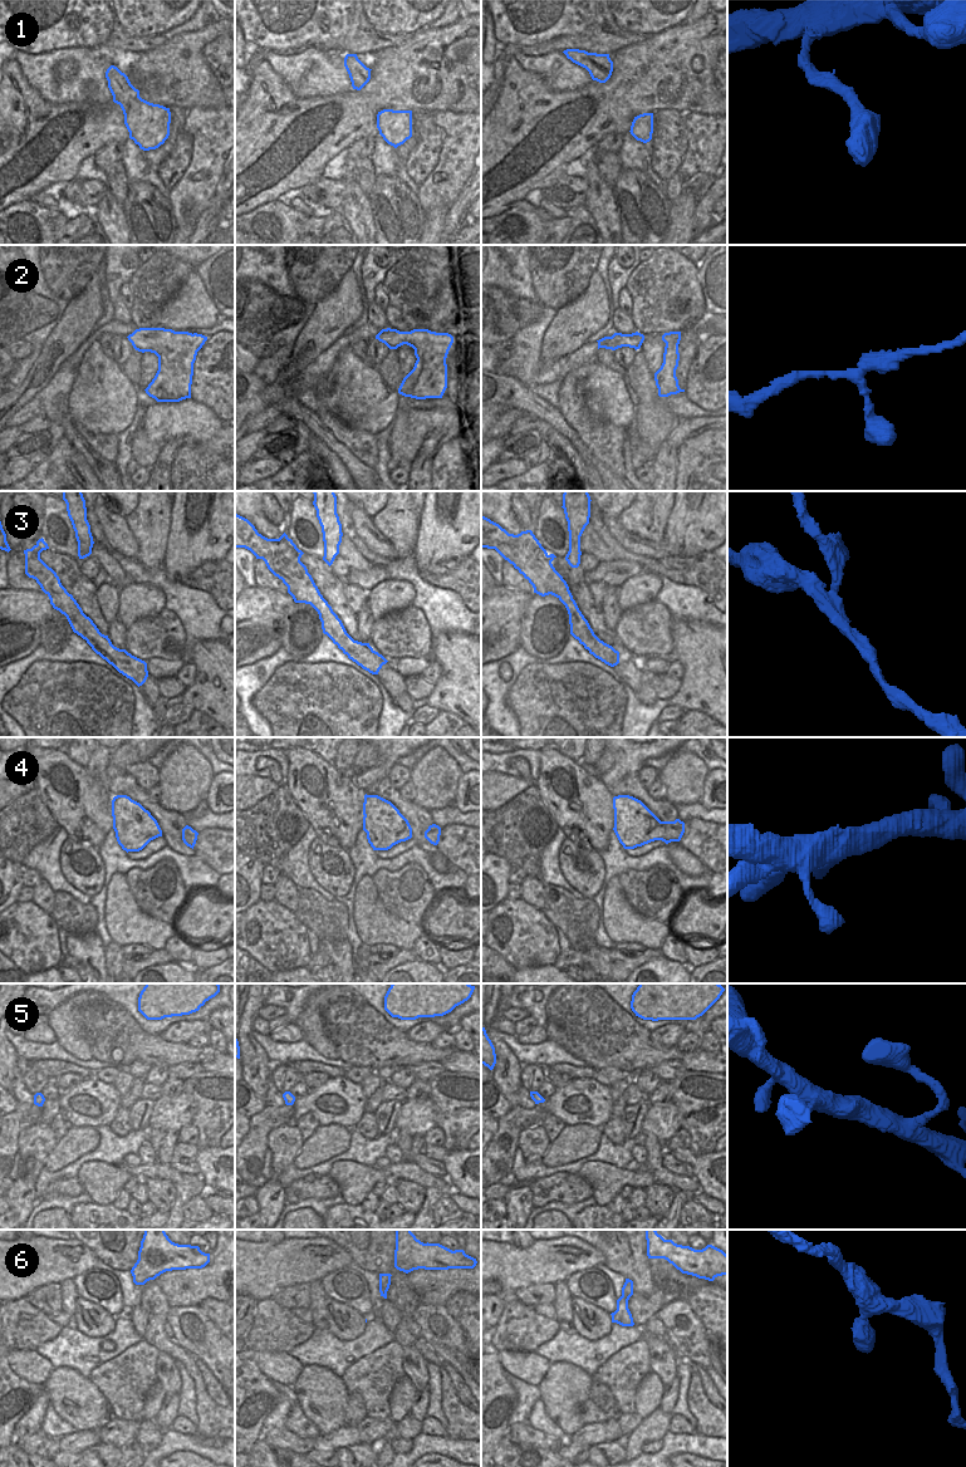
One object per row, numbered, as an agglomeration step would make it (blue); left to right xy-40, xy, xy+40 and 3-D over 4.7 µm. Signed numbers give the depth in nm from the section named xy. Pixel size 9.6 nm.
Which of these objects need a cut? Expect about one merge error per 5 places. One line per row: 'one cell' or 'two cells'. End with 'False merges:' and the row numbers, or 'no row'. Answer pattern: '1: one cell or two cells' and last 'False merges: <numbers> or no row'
1: one cell
2: one cell
3: two cells
4: one cell
5: one cell
6: one cell
False merges: 3

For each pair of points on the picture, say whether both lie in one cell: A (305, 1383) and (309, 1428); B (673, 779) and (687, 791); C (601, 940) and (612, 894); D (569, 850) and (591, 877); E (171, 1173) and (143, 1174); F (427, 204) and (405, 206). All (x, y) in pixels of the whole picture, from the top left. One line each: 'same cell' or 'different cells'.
A: different cells
B: same cell
C: different cells
D: same cell
E: same cell
F: different cells

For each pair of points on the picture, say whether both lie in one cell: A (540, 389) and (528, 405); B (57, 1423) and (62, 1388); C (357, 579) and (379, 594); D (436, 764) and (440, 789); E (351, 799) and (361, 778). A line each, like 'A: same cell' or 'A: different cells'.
A: different cells
B: different cells
C: different cells
D: same cell
E: different cells

